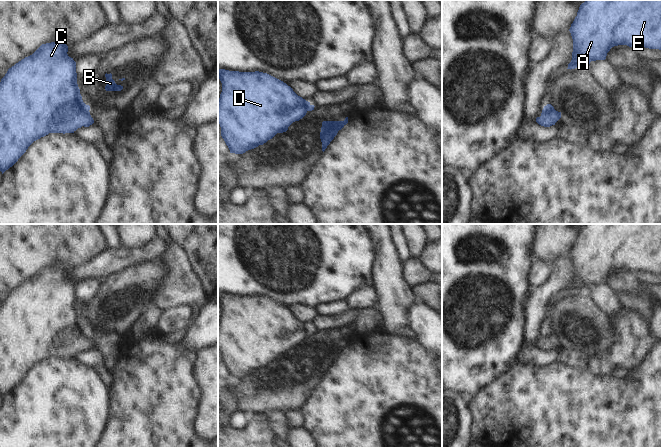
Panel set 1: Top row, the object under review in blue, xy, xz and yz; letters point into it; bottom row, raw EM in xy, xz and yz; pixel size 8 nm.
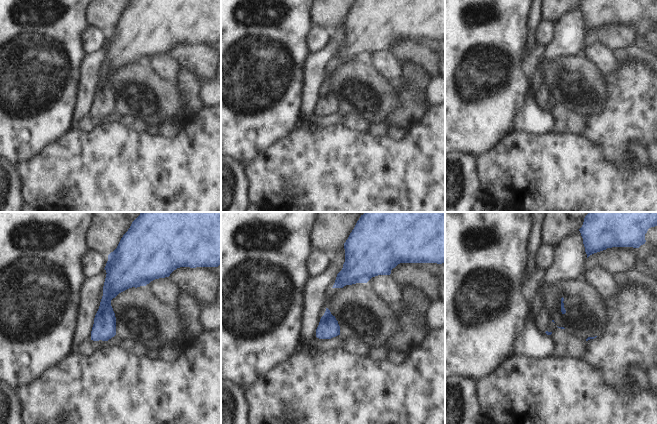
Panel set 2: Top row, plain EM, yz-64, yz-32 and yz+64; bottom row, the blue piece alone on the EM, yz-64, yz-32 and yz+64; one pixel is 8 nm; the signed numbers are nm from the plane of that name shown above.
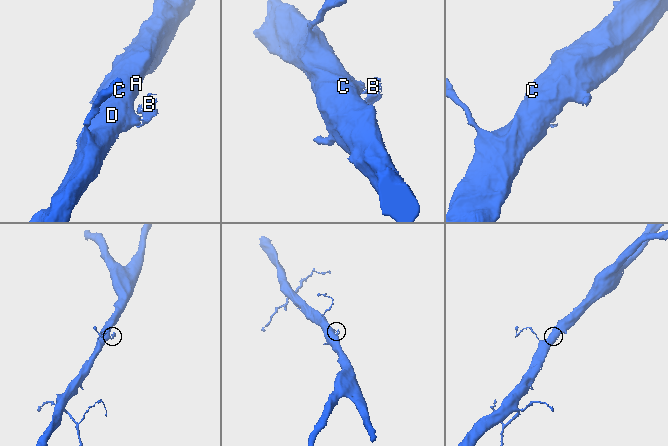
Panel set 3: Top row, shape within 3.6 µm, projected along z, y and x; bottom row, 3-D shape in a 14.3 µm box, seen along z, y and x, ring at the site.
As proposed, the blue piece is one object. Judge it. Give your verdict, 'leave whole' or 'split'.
split

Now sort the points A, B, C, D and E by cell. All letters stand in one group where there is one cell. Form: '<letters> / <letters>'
A C D E / B

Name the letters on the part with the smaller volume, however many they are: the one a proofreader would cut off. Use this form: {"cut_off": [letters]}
{"cut_off": ["B"]}

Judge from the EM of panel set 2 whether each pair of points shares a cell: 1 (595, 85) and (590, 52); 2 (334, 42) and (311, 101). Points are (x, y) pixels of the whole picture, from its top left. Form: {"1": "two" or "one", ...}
{"1": "two", "2": "one"}

